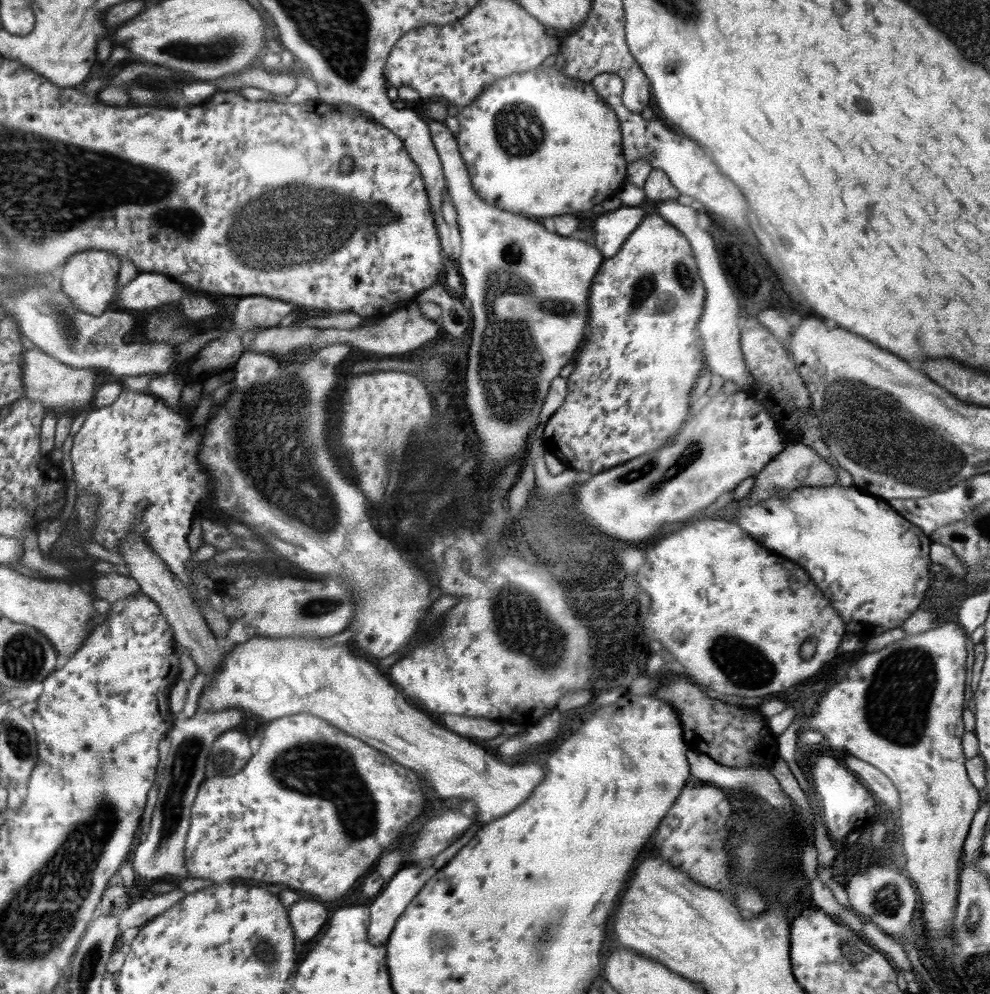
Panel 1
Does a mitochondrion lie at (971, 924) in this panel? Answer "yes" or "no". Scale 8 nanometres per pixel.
yes

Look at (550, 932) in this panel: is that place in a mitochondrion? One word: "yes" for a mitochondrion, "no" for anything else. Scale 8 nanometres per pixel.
yes

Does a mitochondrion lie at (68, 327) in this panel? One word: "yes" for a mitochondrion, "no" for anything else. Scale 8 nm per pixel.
yes

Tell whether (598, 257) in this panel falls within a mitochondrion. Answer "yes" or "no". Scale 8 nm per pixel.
no

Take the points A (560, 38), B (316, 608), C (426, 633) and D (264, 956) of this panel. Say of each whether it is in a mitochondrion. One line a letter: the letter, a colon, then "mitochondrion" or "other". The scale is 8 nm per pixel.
A: other
B: mitochondrion
C: other
D: mitochondrion

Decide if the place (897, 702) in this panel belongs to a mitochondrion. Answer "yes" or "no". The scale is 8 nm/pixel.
yes

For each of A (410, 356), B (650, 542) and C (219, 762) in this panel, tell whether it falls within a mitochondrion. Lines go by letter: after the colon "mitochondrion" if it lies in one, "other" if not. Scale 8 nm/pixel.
A: other
B: other
C: mitochondrion

